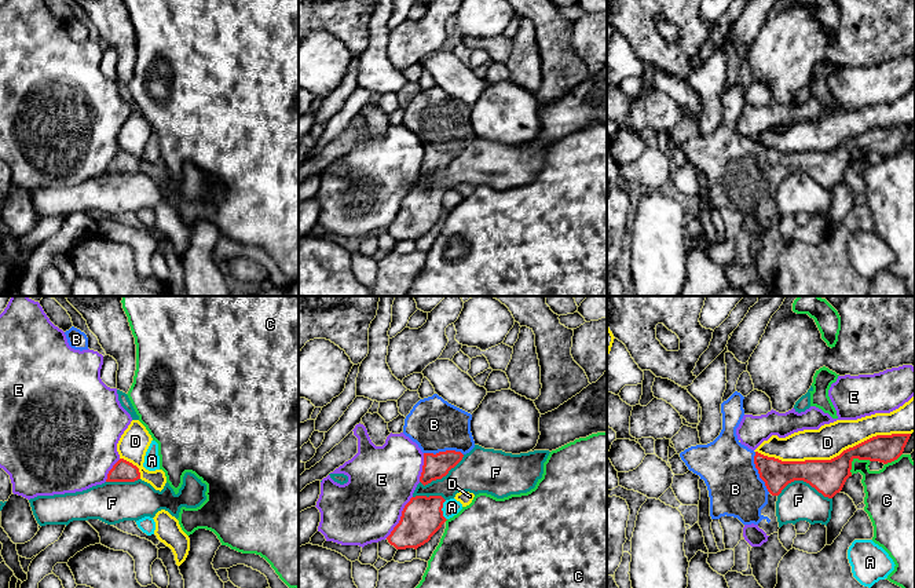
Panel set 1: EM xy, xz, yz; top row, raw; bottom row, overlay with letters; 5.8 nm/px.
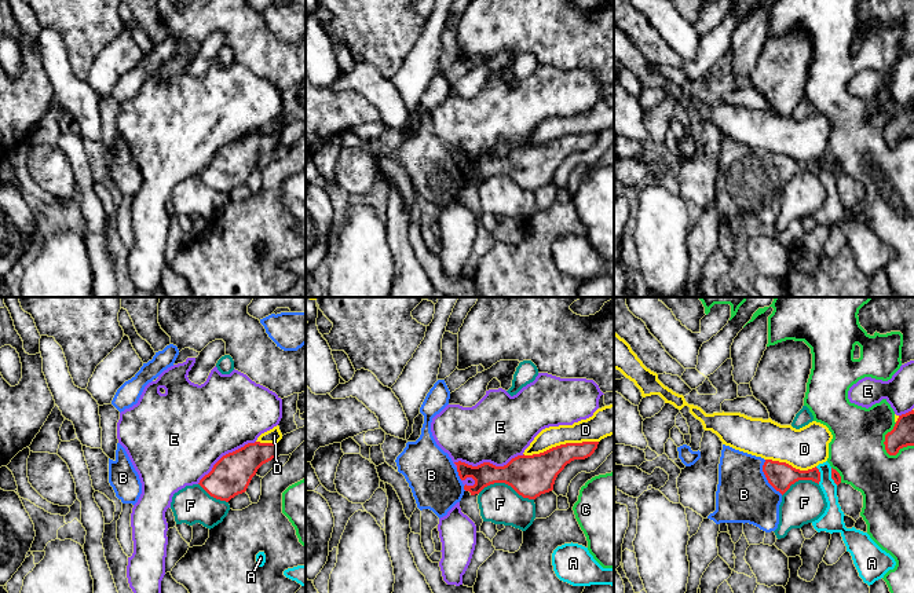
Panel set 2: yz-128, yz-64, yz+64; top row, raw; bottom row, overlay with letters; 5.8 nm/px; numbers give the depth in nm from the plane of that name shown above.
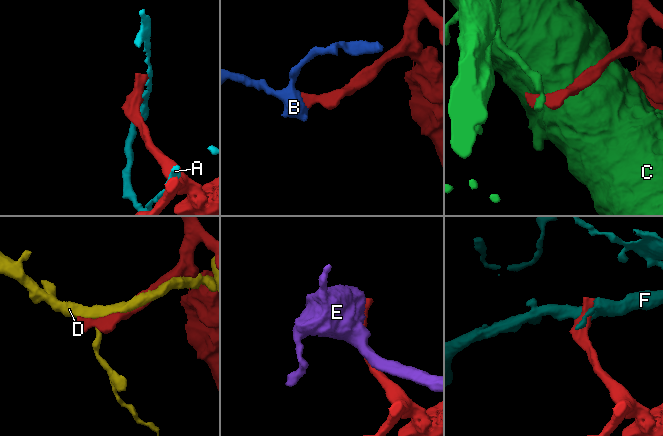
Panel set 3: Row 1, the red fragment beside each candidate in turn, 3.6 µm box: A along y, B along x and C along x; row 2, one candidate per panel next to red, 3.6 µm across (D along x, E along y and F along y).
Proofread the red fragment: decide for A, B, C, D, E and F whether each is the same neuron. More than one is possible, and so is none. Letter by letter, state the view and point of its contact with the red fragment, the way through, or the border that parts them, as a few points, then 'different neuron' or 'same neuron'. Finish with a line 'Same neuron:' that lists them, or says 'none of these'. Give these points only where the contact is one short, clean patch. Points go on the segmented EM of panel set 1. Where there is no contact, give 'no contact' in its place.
A: xz (440, 510) | different neuron
B: yz (758, 473) | across yz (776, 474), (758, 473), (747, 477), (735, 489) | same neuron
C: yz (855, 457) | different neuron
D: yz (834, 457) | different neuron
E: xz (401, 517) | different neuron
F: yz (805, 481) | different neuron
Same neuron: B

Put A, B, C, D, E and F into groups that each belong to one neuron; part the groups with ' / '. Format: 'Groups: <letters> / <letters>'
Groups: A / B / C / D / E / F

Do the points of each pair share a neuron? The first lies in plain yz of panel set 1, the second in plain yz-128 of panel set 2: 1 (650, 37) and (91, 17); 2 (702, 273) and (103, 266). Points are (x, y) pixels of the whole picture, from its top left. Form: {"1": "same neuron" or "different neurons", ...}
{"1": "same neuron", "2": "same neuron"}

